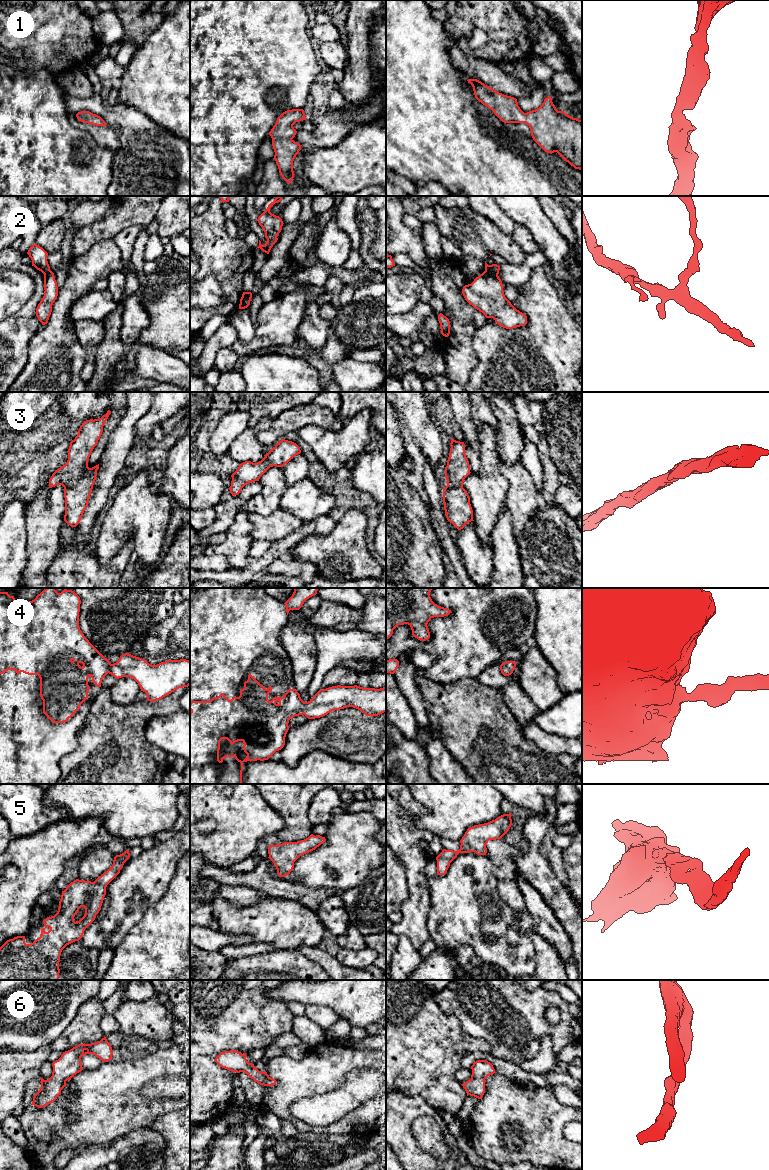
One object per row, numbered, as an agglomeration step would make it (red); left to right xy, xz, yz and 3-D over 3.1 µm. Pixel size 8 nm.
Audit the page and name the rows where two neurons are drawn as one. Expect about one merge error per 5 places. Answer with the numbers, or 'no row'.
2

